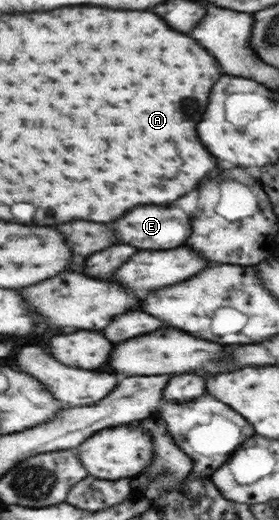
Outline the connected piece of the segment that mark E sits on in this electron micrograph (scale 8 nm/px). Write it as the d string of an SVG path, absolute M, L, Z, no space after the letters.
M140 206L140 208L128 212L124 218L112 222L112 228L114 228L120 244L132 244L142 250L178 248L192 234L190 216L182 208L166 208L166 206Z

